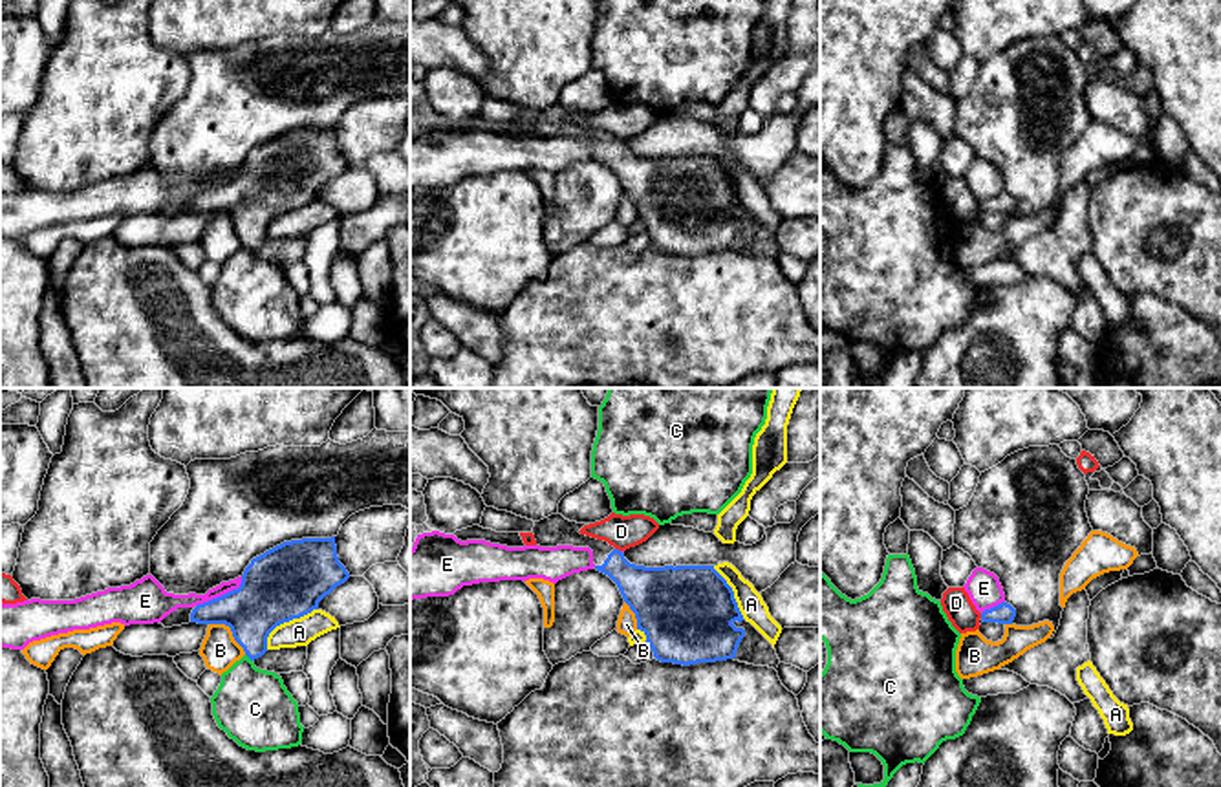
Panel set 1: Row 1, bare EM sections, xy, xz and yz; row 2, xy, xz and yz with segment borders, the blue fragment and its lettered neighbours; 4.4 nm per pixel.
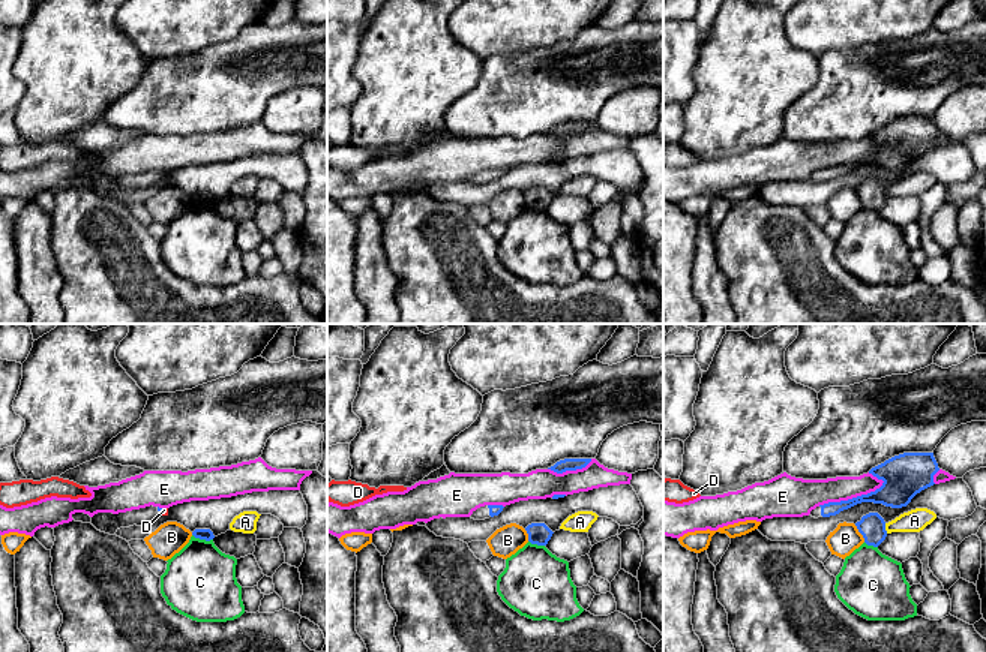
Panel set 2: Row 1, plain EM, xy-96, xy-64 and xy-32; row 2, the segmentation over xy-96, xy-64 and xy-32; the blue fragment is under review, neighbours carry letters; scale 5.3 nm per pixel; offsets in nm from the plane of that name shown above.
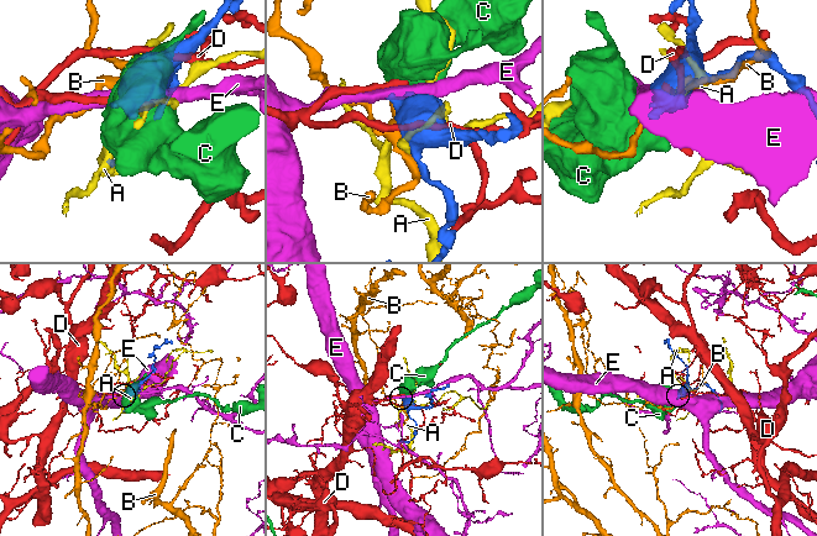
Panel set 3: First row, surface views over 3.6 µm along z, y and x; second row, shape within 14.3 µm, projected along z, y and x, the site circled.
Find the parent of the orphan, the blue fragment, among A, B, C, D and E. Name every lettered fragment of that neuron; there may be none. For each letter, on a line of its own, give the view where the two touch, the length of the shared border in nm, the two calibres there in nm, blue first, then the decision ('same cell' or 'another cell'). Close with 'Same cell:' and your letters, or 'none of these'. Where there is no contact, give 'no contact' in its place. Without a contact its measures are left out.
A: xy | 300 nm | 320/130 nm | another cell
B: xy | 220 nm | 280/160 nm | another cell
C: xy | 50 nm | 240/320 nm | another cell
D: xz | 40 nm | 240/140 nm | another cell
E: xy | 240 nm | 320/90 nm | another cell
Same cell: none of these

